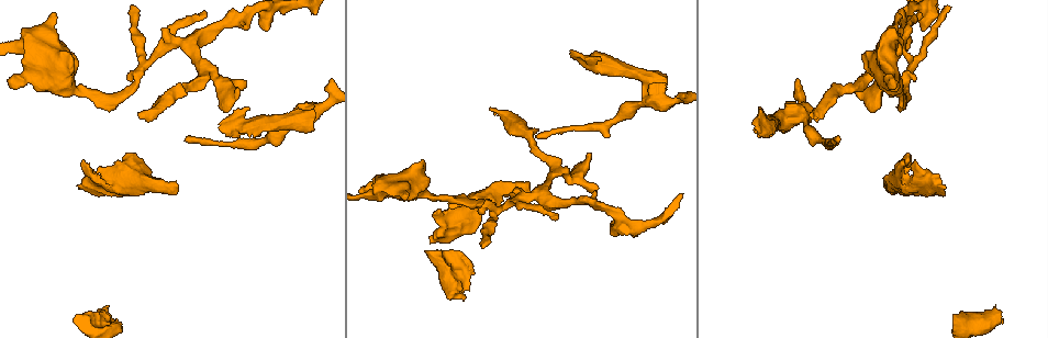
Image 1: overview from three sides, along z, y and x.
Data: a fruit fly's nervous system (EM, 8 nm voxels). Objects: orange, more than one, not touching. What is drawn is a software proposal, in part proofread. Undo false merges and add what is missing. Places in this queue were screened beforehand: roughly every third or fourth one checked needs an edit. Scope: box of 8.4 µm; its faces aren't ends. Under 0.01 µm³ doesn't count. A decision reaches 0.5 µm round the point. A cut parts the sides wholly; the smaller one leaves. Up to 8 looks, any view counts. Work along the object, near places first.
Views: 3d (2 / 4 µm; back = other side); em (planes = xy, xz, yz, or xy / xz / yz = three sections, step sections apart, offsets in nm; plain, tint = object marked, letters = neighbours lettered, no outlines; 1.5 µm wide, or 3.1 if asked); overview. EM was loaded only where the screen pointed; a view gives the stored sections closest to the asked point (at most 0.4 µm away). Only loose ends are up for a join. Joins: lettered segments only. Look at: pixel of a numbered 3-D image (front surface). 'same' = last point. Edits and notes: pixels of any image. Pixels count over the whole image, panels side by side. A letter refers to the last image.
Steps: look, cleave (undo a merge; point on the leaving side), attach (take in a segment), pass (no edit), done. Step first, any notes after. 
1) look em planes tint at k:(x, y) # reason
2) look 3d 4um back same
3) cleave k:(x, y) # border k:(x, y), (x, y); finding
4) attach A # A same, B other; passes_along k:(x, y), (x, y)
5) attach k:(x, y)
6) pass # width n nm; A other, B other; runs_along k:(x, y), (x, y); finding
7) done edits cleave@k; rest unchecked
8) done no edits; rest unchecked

look 3d 4um at 1:(540, 193)

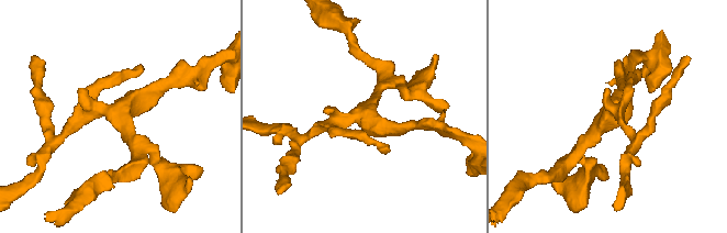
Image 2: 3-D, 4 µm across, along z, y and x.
look em xy step 4 letters at 2:(115, 111) # arms 4

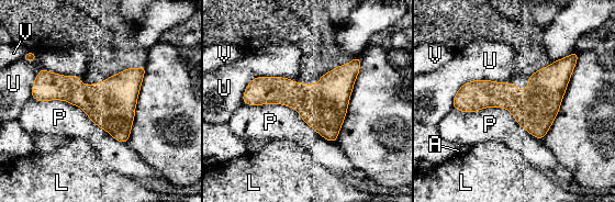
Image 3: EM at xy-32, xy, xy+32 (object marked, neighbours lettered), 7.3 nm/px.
pass # A other, L other, P other, U other, V other; runs_along 3:(574, 55), (535, 96), (461, 94); continuous, no second neuron

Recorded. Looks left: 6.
look 3d 4um at 1:(909, 161) # an open end

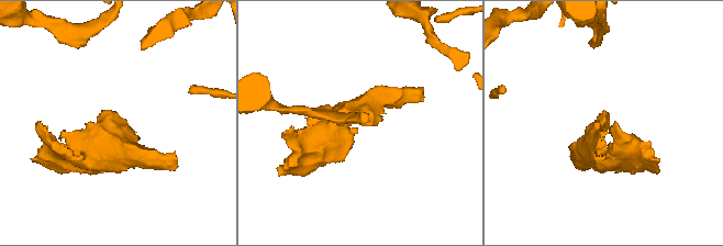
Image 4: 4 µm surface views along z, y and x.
look em planes tint at 4:(605, 117) # shape alone is not enough

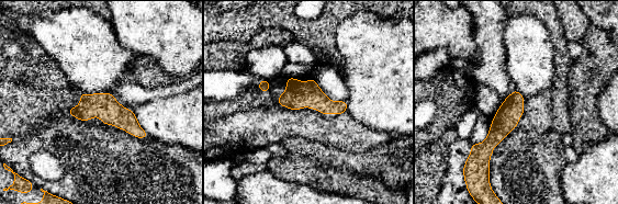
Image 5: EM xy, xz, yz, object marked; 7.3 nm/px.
look em planes letters same

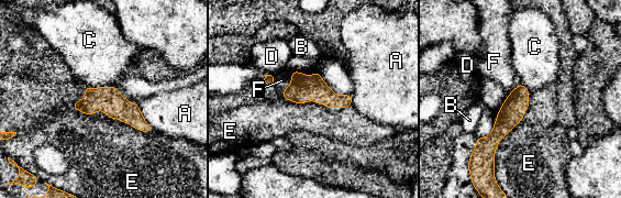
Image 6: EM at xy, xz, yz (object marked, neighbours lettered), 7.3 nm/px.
pass # A other, B other, C other, D other, E other, F other; runs_along 6:(76, 106), (114, 105), (147, 129); no lettered segment goes on from it

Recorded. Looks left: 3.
look 3d 2um at 1:(243, 90) # free end

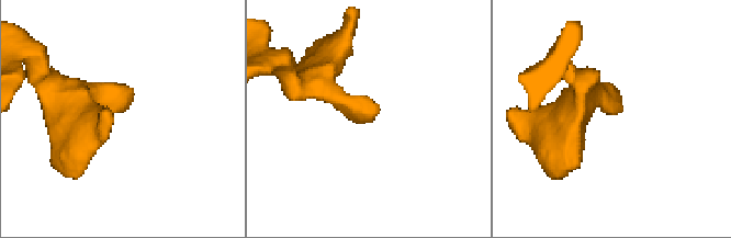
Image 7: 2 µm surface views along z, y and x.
look em planes letters at 7:(124, 109)

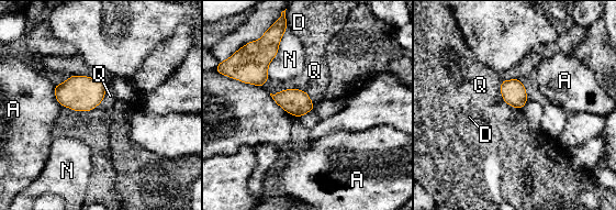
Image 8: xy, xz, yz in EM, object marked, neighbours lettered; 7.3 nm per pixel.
pass # width 180 nm; A other, D other, N other, Q other; border 8:(501, 81), (501, 96), (511, 107); none of them fits

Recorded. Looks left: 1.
done no edits; rest unchecked

